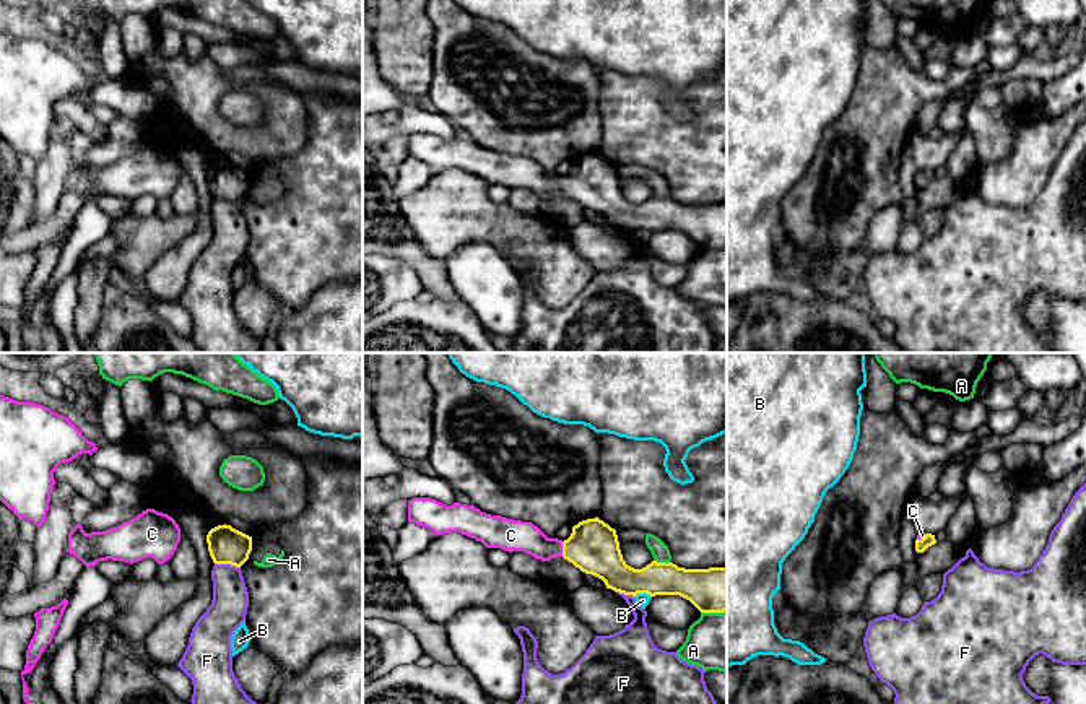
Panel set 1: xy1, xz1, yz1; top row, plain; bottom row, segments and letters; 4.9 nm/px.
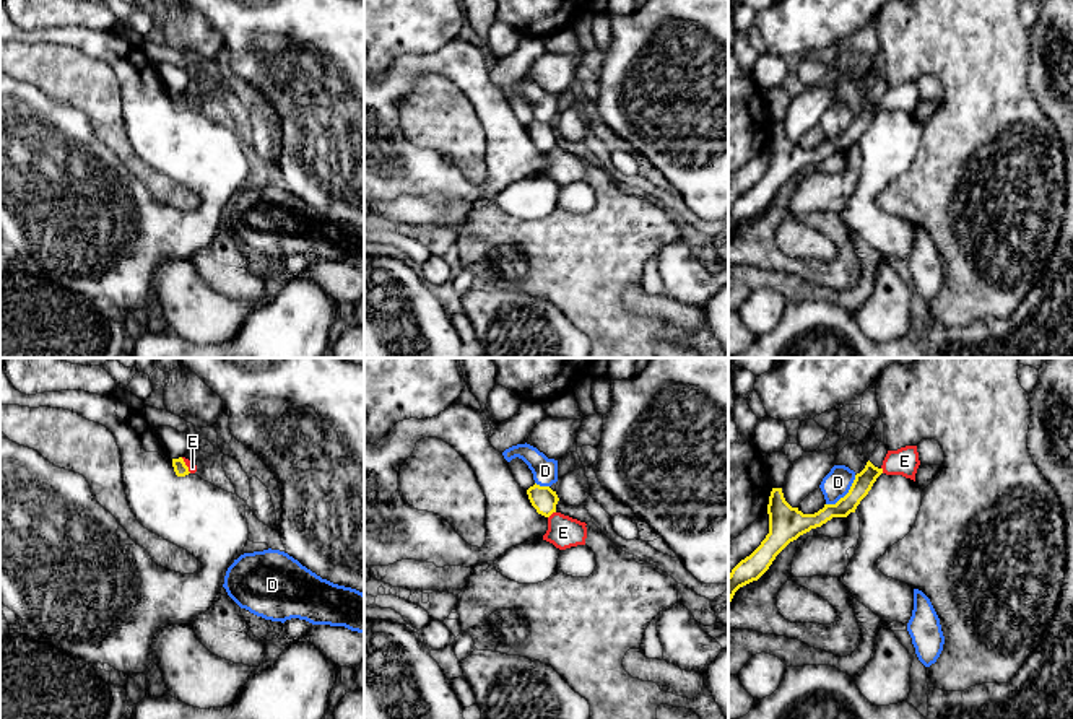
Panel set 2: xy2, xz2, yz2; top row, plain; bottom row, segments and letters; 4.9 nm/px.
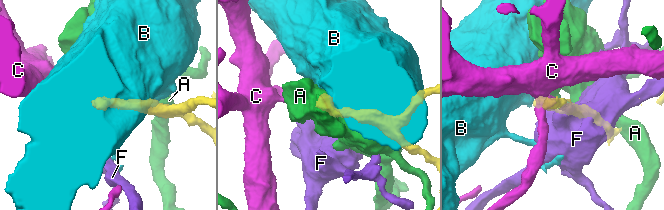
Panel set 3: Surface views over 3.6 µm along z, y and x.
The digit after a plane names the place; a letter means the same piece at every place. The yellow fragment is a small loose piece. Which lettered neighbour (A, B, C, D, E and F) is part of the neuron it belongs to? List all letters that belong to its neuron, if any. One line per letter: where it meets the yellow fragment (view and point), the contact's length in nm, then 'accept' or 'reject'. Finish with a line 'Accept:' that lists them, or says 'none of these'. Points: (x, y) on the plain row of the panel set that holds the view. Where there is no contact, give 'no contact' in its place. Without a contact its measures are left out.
A: xz1 (662, 199) | 90 nm | reject
B: xz1 (642, 228) | 90 nm | reject
C: xz1 (563, 184) | 70 nm | accept
D: yz2 (846, 130) | 220 nm | reject
E: xz2 (551, 148) | 50 nm | reject
F: xy1 (228, 199) | 130 nm | reject
Accept: C

